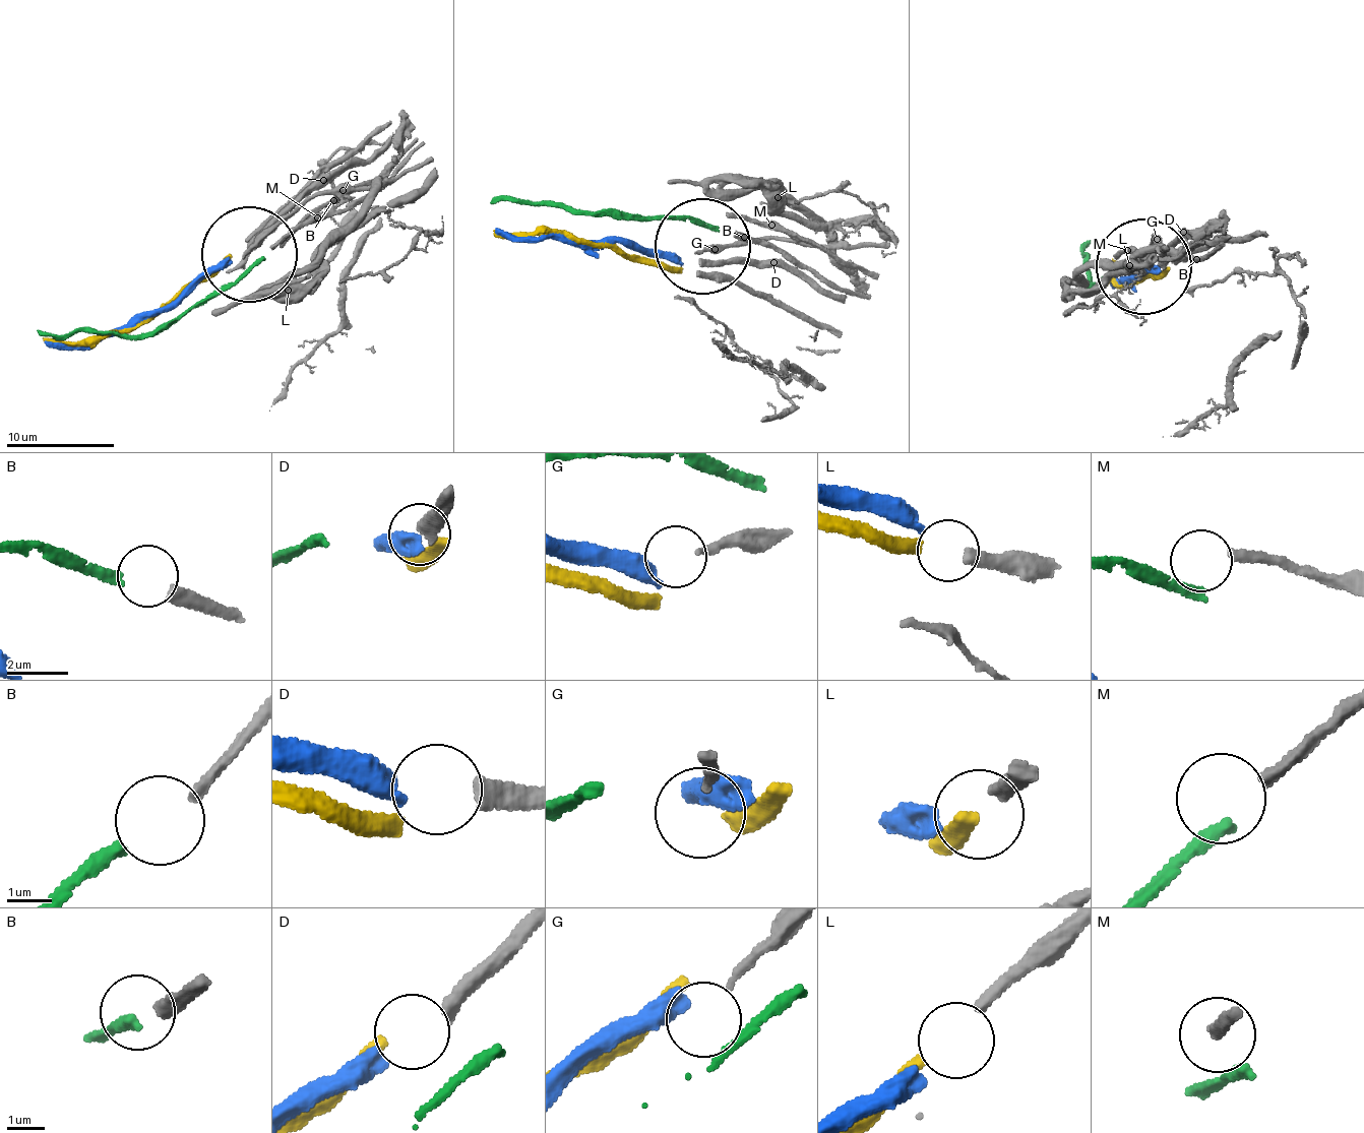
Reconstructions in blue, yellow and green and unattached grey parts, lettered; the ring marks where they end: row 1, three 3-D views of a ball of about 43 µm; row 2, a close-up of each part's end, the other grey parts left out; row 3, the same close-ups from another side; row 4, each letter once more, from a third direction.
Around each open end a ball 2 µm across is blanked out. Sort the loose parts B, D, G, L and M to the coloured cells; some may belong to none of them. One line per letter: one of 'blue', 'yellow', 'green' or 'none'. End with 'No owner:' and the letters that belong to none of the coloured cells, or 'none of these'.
B: green
D: blue
G: none
L: yellow
M: none
No owner: G, M

